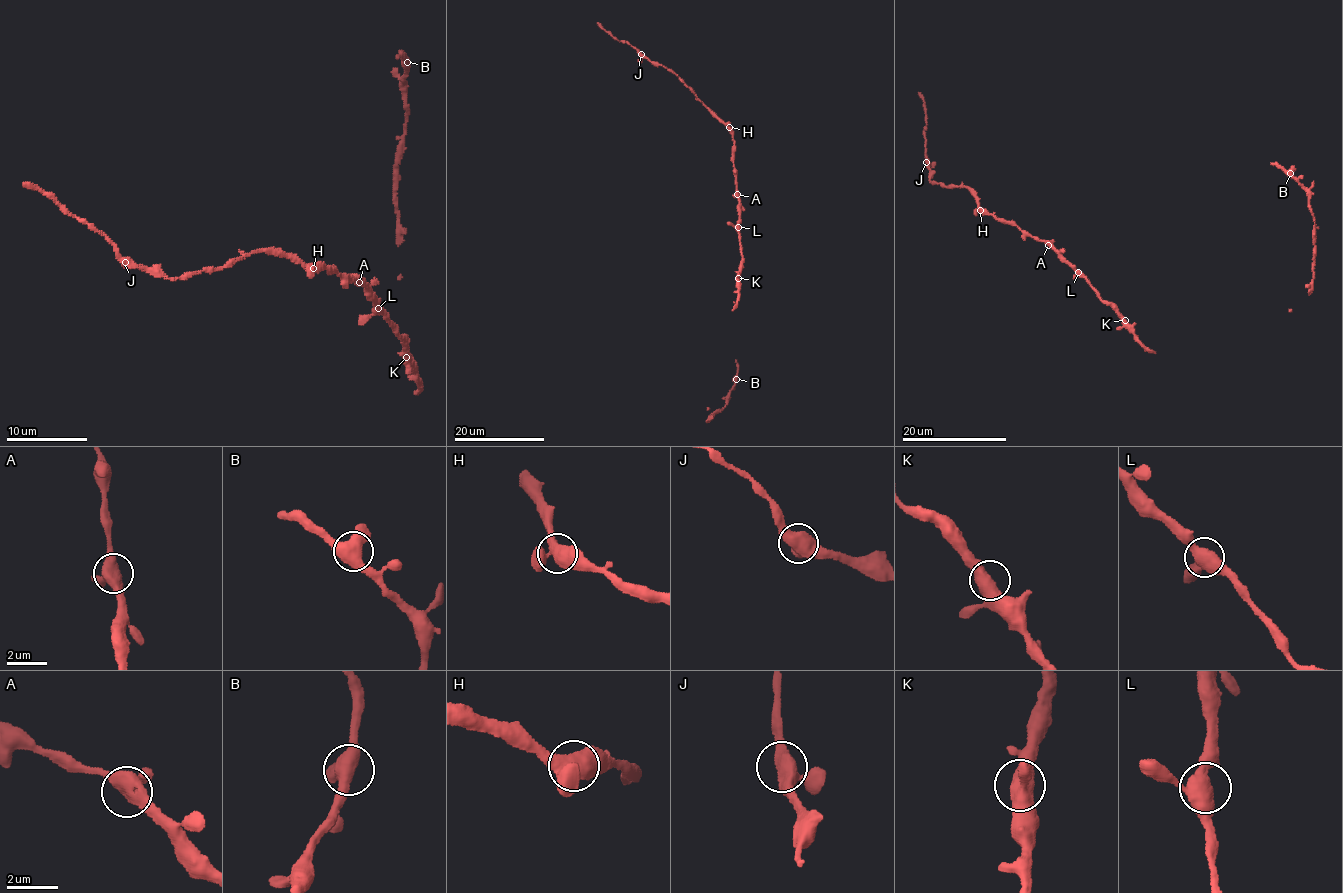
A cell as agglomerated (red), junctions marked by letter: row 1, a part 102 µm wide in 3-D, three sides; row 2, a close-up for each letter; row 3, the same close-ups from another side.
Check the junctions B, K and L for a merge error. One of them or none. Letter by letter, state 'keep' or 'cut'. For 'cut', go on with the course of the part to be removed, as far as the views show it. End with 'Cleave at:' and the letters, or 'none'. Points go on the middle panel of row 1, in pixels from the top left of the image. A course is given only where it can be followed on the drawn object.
B: keep
K: keep
L: keep
Cleave at: none

